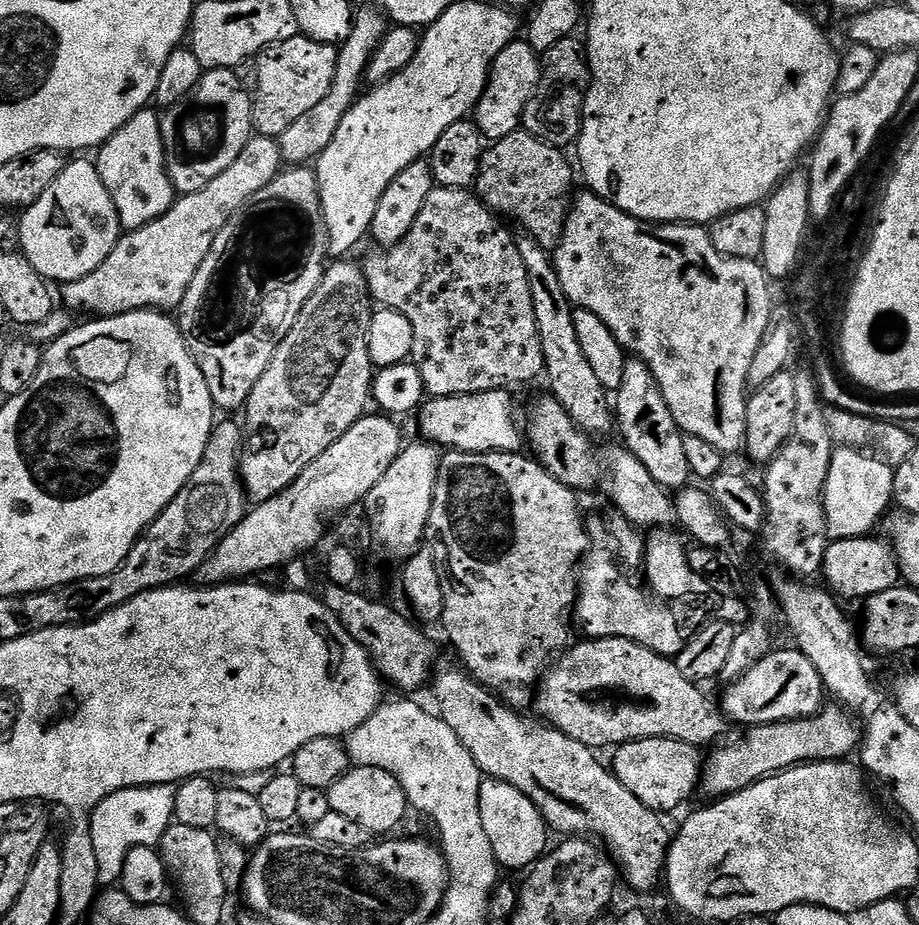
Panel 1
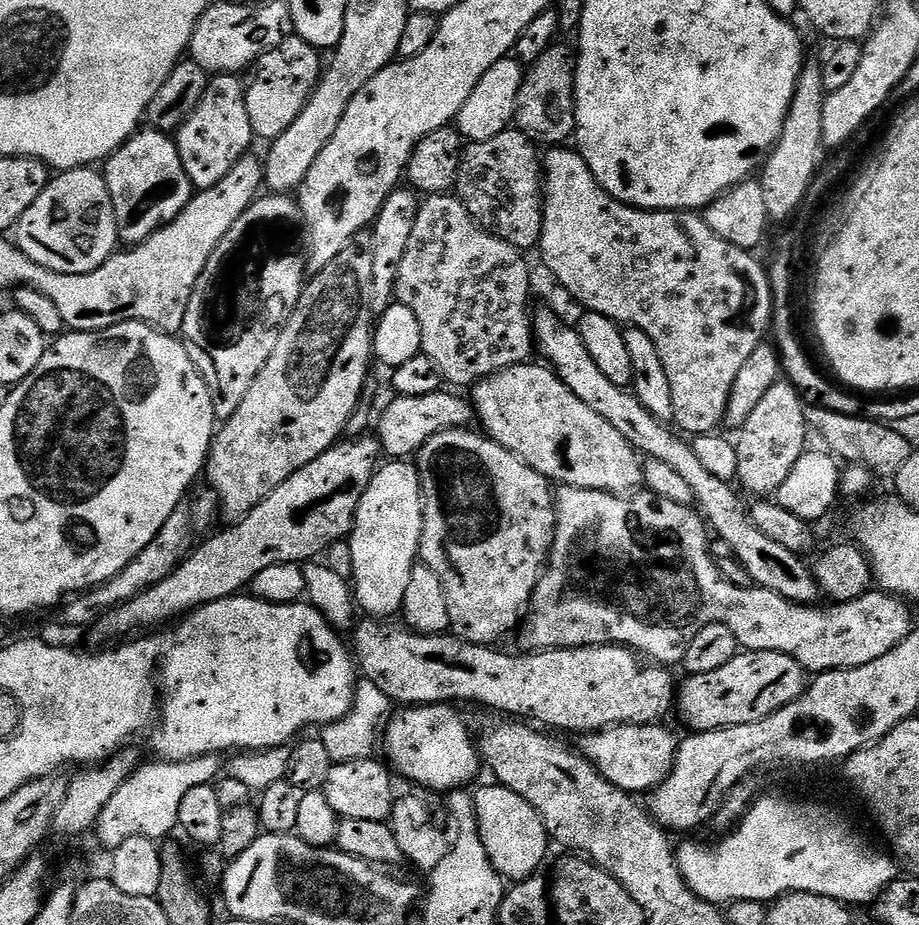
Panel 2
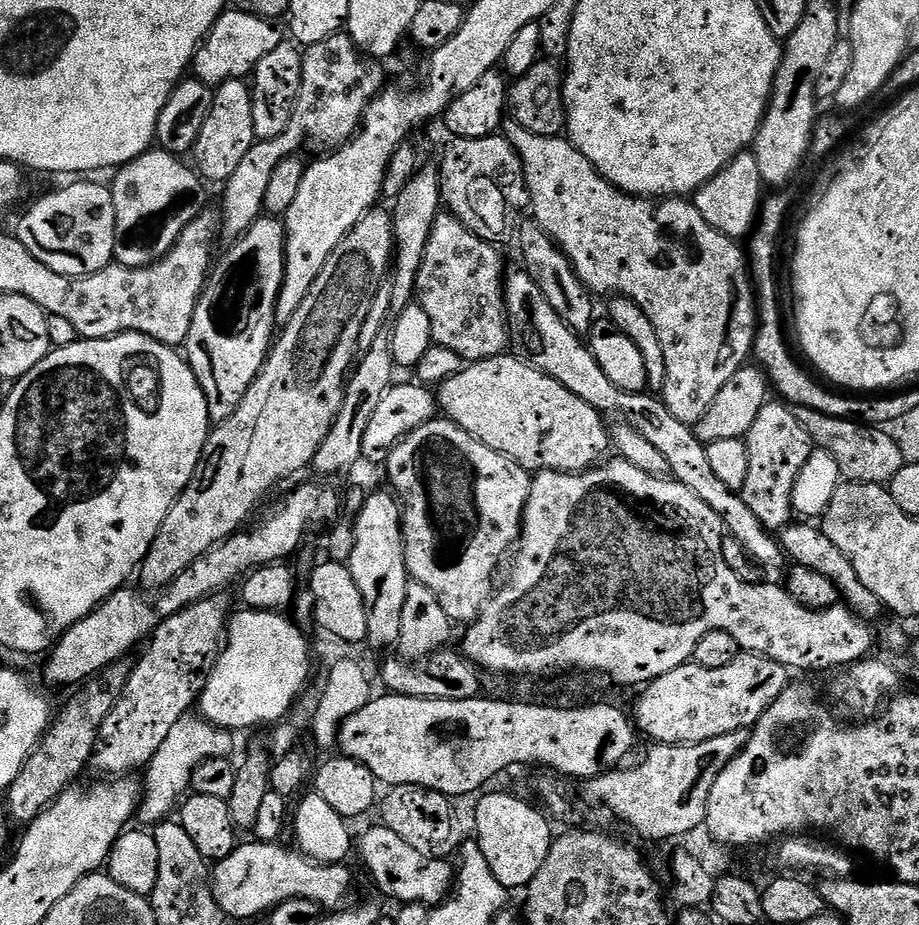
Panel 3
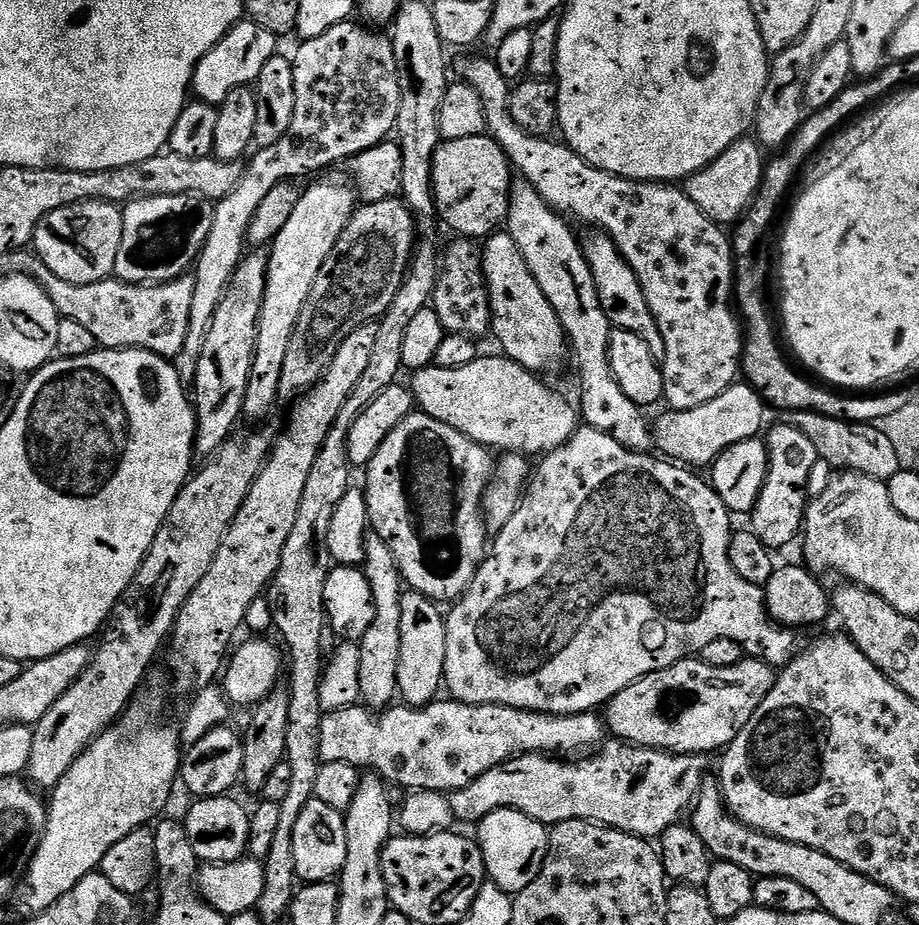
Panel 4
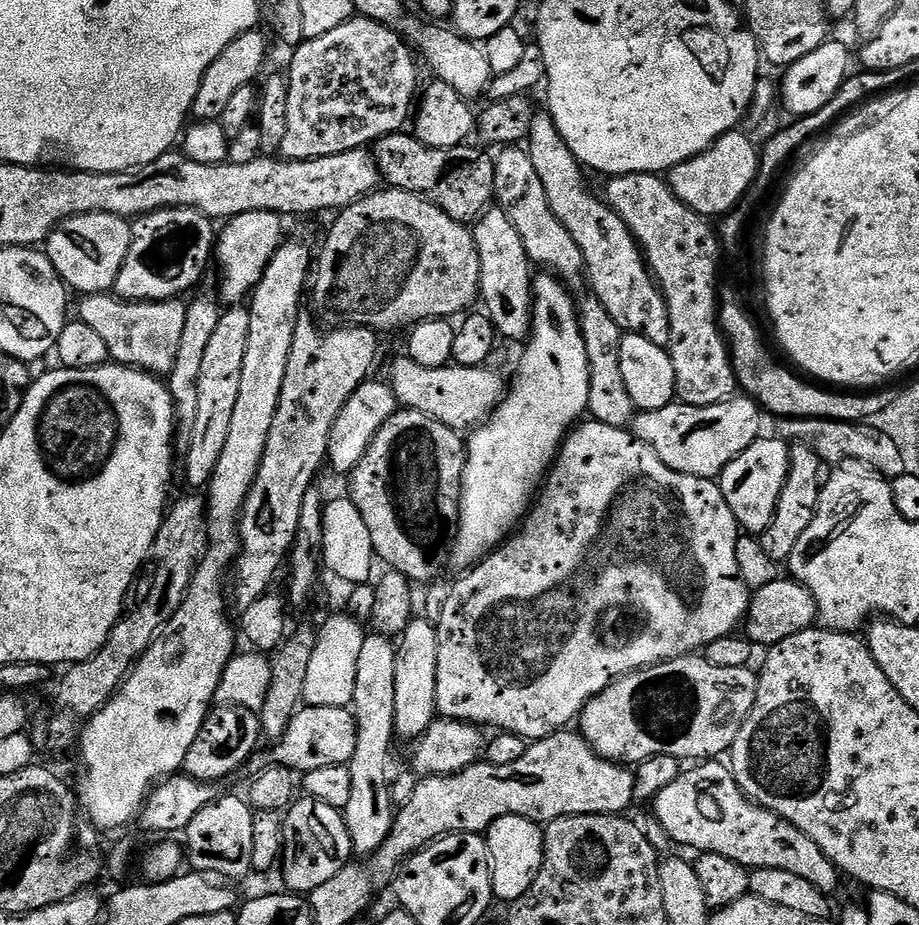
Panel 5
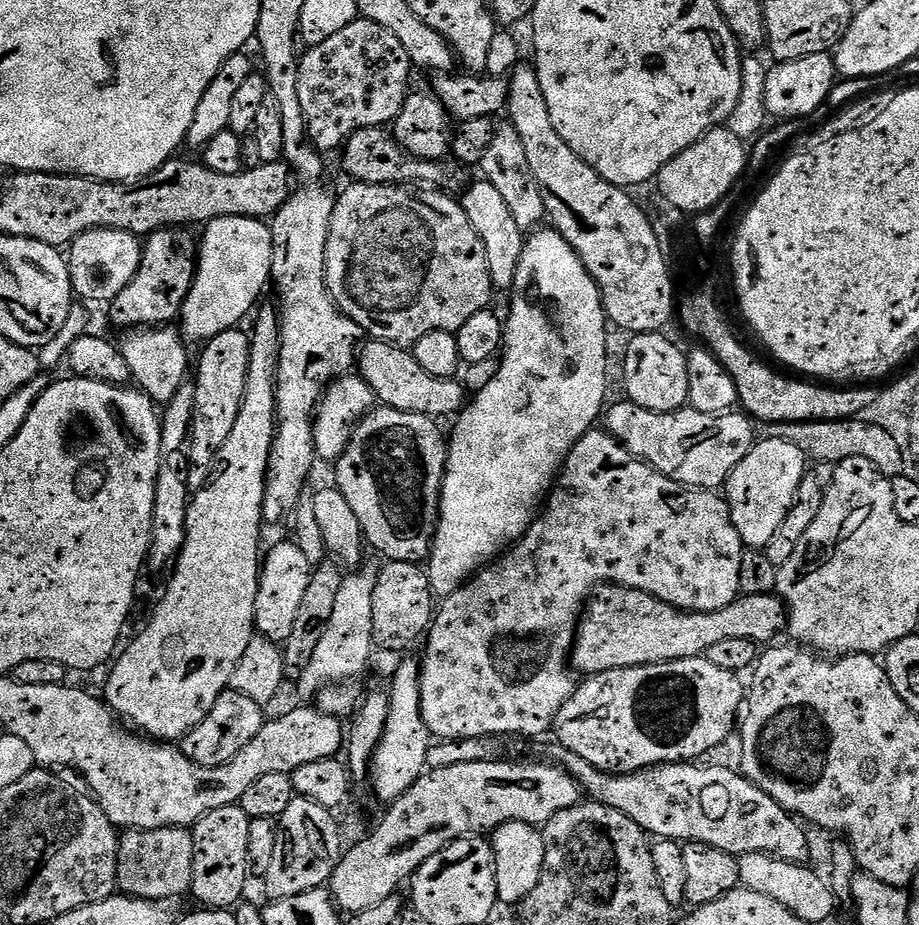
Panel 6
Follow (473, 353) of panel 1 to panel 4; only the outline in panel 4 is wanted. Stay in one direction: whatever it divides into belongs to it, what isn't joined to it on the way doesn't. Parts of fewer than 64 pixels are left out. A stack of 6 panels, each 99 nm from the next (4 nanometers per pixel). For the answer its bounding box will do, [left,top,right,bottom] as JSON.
[431,238,492,338]

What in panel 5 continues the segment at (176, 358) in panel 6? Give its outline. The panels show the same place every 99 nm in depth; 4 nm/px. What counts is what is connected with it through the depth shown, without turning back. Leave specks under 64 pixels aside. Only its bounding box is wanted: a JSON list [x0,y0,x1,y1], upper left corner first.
[78,294,188,377]

